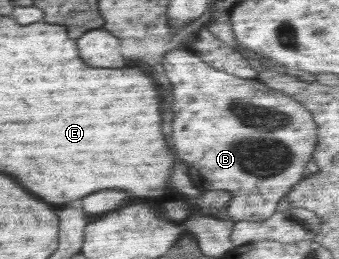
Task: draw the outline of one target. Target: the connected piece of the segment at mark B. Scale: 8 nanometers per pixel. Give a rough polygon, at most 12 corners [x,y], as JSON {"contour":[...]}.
{"contour":[[163,57],[171,141],[233,222],[308,175],[318,125],[291,96]]}

